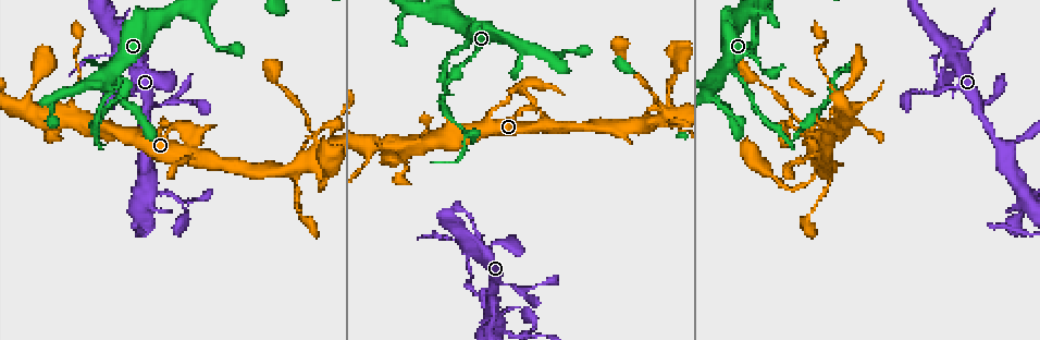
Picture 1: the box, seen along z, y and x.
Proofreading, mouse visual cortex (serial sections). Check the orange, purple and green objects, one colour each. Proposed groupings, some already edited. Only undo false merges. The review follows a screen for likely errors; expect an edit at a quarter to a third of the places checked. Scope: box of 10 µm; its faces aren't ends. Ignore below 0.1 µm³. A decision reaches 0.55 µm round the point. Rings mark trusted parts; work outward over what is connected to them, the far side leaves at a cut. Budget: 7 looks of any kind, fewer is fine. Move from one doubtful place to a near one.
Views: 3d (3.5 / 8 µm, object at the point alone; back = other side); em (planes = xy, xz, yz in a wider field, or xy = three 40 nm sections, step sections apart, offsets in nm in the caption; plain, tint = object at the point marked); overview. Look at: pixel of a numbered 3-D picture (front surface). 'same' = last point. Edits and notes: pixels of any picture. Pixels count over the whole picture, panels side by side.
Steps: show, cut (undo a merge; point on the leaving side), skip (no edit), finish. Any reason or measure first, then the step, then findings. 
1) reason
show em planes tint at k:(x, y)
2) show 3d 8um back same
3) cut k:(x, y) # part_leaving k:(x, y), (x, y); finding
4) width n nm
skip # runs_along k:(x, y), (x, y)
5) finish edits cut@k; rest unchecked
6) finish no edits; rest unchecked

show em xy step 2 tint at 1:(740, 79)

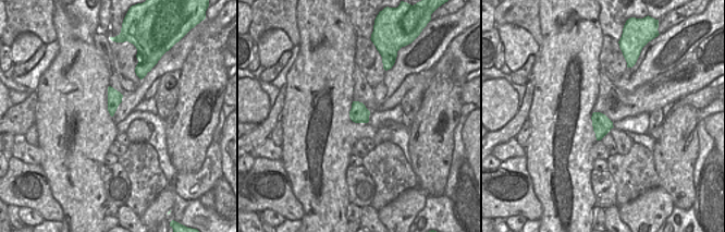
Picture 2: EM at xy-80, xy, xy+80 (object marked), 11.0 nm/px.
show 3d 3.5um same

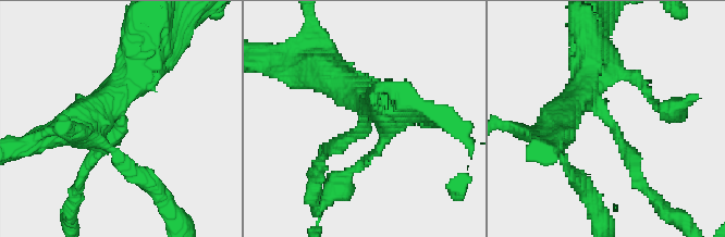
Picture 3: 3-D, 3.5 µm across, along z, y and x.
arm_widths 200, 400 nm
skip # runs_along 3:(147, 70), (80, 181); continuous, no second cell

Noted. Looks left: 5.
looks like a crossing
show 3d 3.5um at 1:(28, 107)

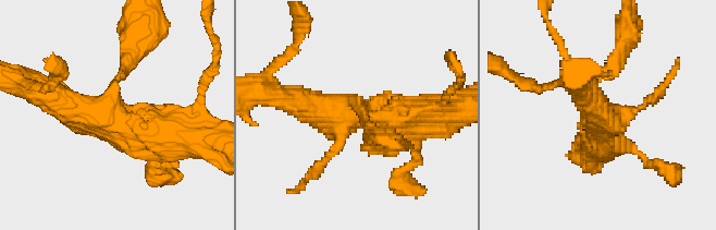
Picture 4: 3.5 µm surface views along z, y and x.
arms 4; arm_widths 150, 150, 450, 600 nm; shape alone is not enough
show em xy step 3 tint at 4:(108, 112)

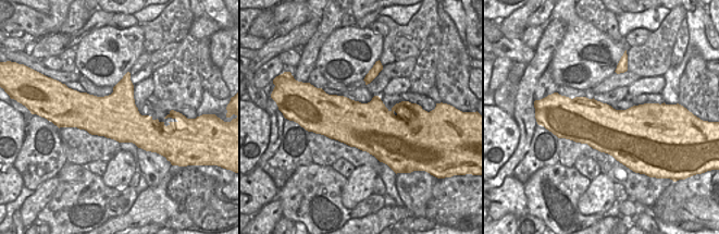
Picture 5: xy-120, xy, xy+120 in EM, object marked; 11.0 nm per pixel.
skip # runs_along 4:(175, 136), (108, 113), (128, 57); continuous, no second cell

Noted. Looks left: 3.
sharp bend
show 3d 3.5um at 1:(444, 96)

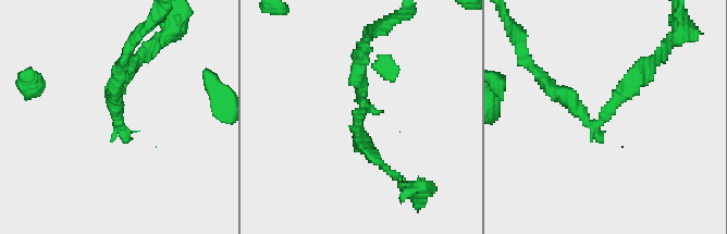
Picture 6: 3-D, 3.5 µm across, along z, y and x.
arm_widths 200, 250 nm; need the tissue
show em xy step 5 tint at 6:(362, 112)

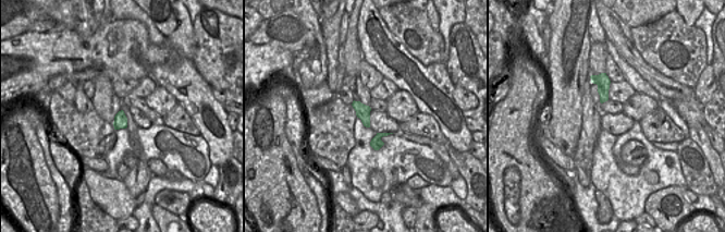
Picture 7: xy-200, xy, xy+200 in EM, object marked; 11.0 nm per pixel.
show em xy step 3 tint same

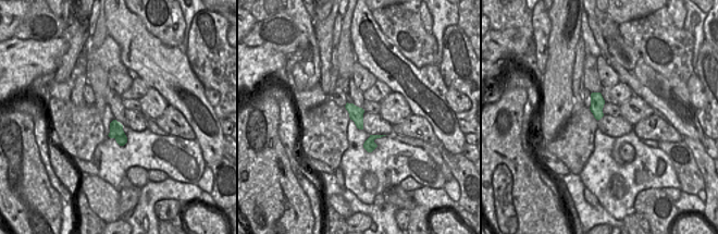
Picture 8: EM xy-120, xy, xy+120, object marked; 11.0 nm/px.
width 160 nm
cut 6:(358, 124) # part_leaving 6:(361, 103), (361, 145), (392, 173); a second cell is stuck on

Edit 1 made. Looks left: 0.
finish edits cut@6; rest unchecked

